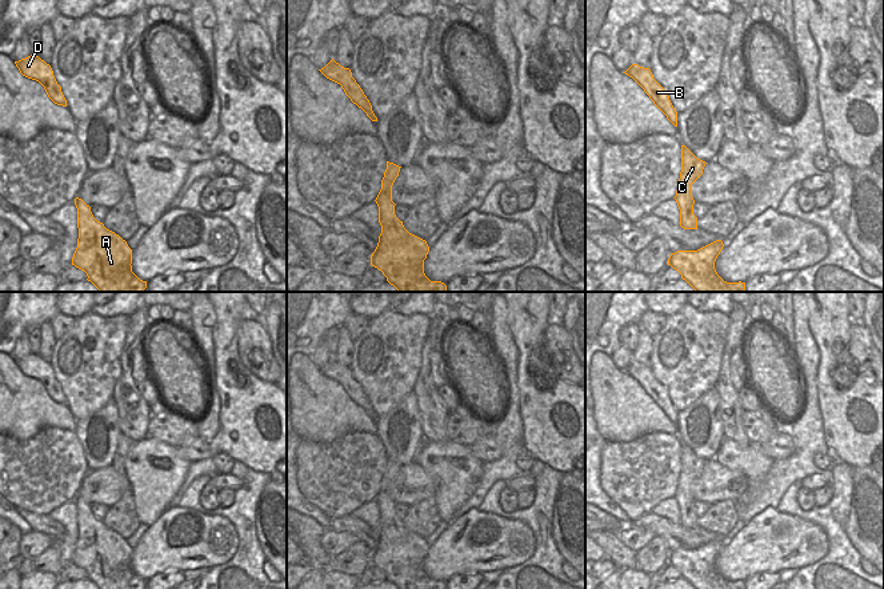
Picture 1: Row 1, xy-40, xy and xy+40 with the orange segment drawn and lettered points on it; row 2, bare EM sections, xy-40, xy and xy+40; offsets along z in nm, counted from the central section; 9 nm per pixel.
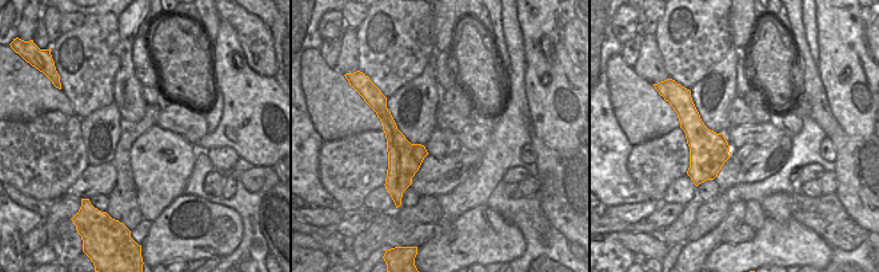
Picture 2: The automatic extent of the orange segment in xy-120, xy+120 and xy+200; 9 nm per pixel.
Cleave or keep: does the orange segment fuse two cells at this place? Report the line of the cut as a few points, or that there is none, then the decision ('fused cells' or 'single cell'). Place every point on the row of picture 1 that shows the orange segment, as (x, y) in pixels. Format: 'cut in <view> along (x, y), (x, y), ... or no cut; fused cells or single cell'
no cut; single cell

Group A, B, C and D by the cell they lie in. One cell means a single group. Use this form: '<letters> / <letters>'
A B C D

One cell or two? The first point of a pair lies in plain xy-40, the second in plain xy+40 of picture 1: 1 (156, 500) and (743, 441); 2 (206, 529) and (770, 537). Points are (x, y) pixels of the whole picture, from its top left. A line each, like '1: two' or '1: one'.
1: two
2: one

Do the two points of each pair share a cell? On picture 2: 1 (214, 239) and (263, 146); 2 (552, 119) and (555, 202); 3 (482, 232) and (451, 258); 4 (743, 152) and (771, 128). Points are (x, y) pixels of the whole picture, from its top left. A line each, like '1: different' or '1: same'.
1: different
2: different
3: same
4: different

